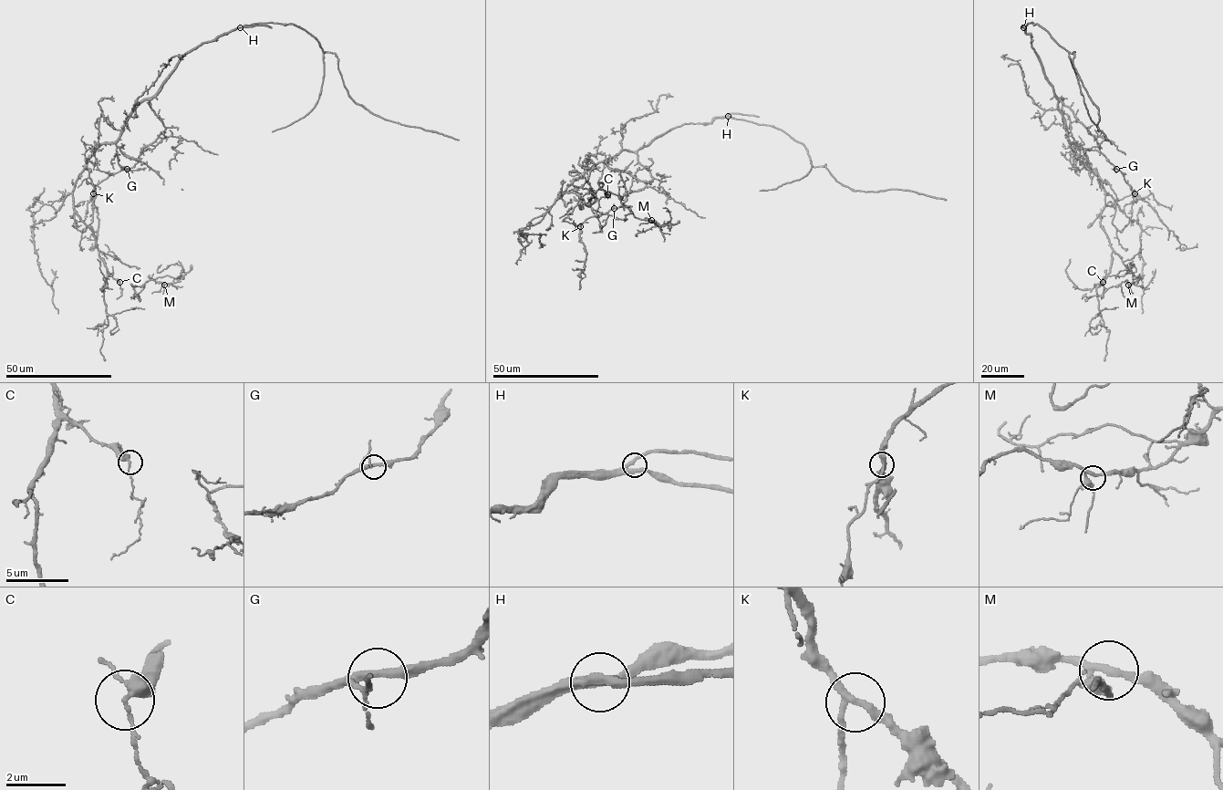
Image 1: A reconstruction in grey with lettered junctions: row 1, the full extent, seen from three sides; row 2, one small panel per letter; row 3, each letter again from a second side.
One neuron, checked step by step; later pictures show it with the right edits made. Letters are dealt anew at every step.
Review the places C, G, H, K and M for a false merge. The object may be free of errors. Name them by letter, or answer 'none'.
C

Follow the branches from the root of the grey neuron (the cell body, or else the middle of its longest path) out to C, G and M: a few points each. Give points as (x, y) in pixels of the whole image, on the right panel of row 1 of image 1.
C: (1051, 87), (1059, 98), (1066, 139), (1084, 151), (1104, 192), (1100, 226), (1112, 260), (1103, 282)
G: (1051, 87), (1054, 95), (1093, 136), (1099, 150), (1116, 169)
M: (1051, 87), (1066, 139), (1084, 151), (1104, 192), (1100, 226), (1112, 260), (1103, 285), (1128, 285)

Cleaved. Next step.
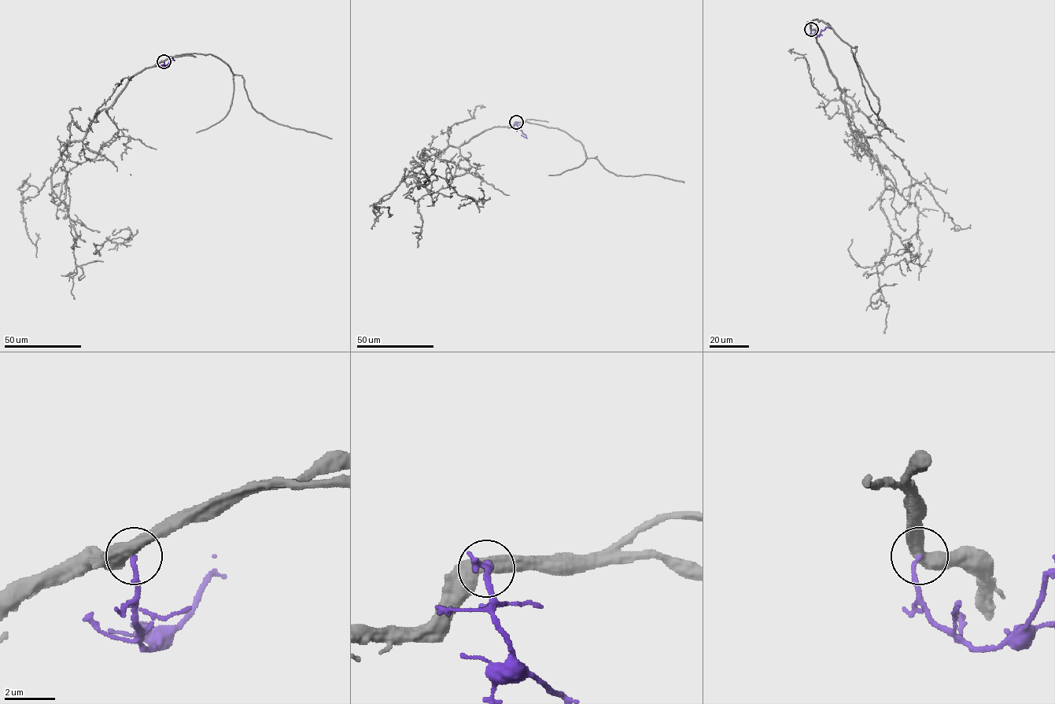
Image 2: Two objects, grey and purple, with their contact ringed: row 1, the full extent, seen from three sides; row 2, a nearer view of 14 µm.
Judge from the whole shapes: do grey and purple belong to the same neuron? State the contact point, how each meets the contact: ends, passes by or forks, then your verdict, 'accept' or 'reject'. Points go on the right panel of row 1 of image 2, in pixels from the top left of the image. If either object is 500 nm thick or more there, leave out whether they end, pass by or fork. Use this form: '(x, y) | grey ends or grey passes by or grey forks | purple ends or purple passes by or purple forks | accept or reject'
(811, 29) | reject

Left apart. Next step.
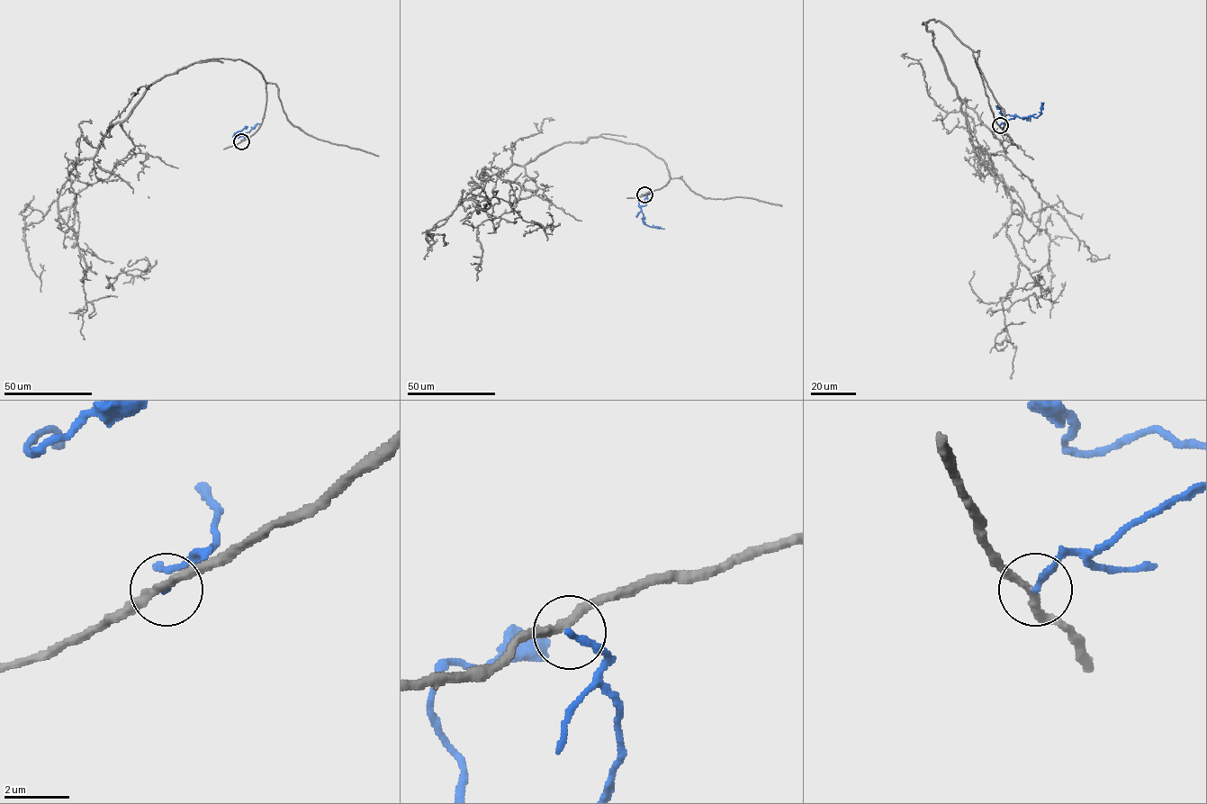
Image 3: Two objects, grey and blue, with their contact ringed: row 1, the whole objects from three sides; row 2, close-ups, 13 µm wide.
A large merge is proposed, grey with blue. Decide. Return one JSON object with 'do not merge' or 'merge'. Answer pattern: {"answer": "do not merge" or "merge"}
{"answer": "do not merge"}

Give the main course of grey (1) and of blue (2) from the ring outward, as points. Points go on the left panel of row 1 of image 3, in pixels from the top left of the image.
1: (241, 141), (265, 81), (212, 58), (156, 80), (76, 164), (58, 212), (86, 266), (150, 267), (130, 259)
2: (241, 141), (244, 137), (238, 134), (249, 131), (261, 123)

